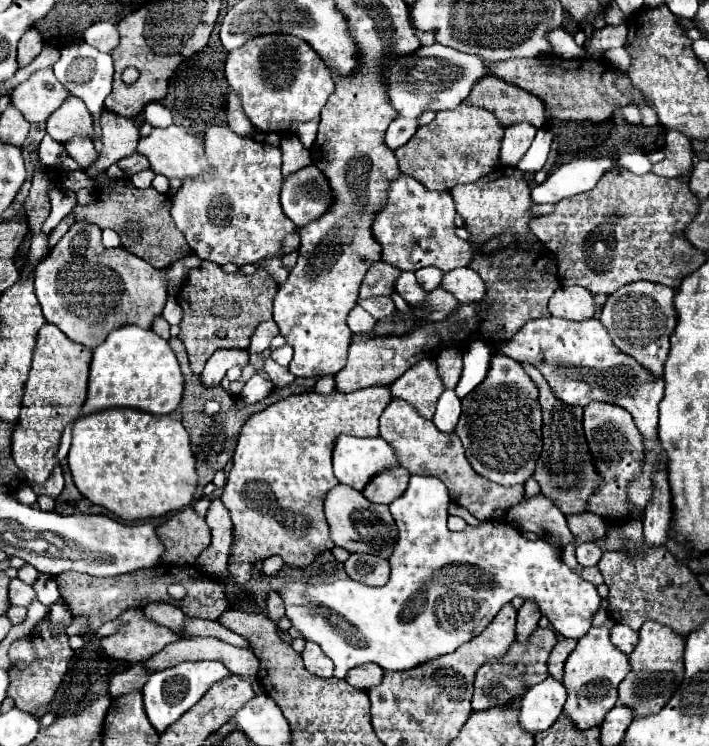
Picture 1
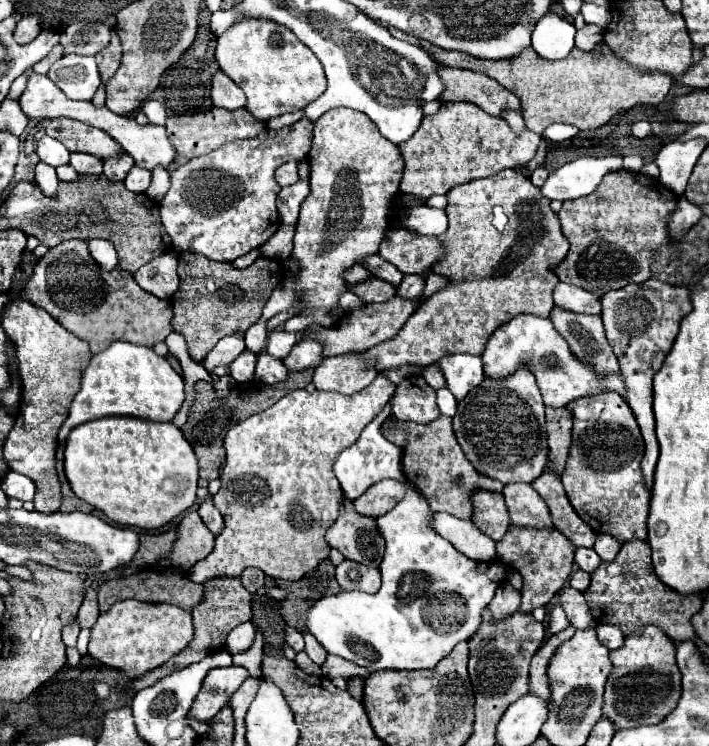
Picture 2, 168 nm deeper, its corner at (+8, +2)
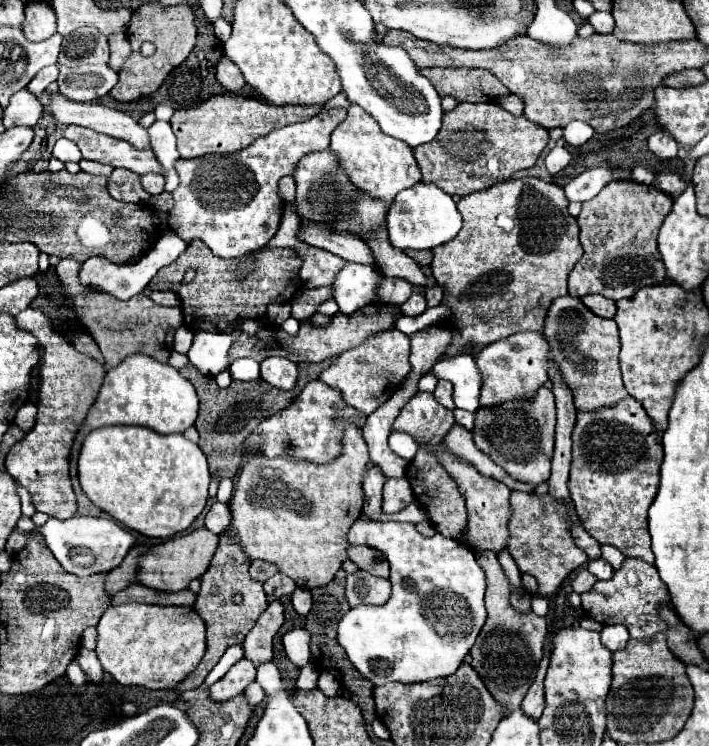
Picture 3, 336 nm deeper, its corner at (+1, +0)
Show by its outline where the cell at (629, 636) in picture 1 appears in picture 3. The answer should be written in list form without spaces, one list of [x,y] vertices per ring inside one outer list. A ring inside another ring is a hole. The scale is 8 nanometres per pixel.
[[[622,624],[604,626],[600,634],[602,634],[602,644],[604,644],[608,650],[612,650],[612,652],[616,652],[616,650],[622,650],[622,648],[626,646],[626,642],[630,640],[630,636],[628,636],[628,630],[626,630]]]

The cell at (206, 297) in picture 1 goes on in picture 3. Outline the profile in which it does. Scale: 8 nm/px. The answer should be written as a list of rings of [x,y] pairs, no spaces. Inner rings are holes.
[[[192,240],[192,244],[186,246],[186,250],[174,260],[170,266],[162,268],[156,276],[156,282],[160,288],[174,288],[176,294],[182,298],[182,312],[184,312],[184,326],[192,328],[194,332],[228,332],[228,328],[244,318],[262,318],[266,316],[266,306],[270,302],[284,302],[290,300],[296,292],[296,286],[300,286],[300,256],[292,252],[292,248],[260,248],[260,252],[250,252],[248,256],[238,256],[232,260],[218,258],[212,254],[212,250],[202,240]],[[186,272],[194,272],[192,280],[186,278]]]

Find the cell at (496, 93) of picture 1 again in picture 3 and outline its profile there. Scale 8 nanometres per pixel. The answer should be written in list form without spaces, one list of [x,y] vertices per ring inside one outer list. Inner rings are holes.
[[[424,68],[422,76],[426,76],[436,92],[444,96],[454,96],[458,102],[490,102],[502,96],[508,96],[508,88],[488,70],[474,70],[474,68]]]

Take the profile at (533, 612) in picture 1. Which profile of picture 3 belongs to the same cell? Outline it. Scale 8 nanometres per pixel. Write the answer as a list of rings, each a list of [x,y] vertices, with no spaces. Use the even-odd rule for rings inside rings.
[[[512,492],[510,508],[512,508],[512,516],[508,522],[508,530],[510,530],[508,550],[516,560],[520,572],[532,574],[538,580],[540,584],[538,594],[548,598],[558,592],[560,584],[572,570],[588,562],[586,552],[580,550],[572,540],[568,506],[550,494],[536,496],[526,492]]]

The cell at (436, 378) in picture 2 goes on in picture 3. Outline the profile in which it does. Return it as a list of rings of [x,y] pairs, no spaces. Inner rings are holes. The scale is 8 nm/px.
[[[438,380],[438,386],[434,390],[434,398],[448,410],[454,410],[454,400],[452,400],[452,382],[448,380]]]

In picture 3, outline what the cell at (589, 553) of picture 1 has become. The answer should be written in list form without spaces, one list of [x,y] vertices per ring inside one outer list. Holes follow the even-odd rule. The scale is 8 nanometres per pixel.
[[[604,558],[590,560],[590,562],[588,562],[588,570],[590,570],[596,578],[600,578],[600,580],[608,580],[608,578],[614,576],[614,568],[612,568]]]

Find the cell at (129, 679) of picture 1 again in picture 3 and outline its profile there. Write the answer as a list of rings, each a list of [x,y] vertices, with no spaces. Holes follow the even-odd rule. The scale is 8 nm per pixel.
[[[224,530],[224,534],[220,536],[216,554],[210,562],[210,568],[200,578],[202,586],[200,586],[200,592],[198,592],[198,598],[194,604],[194,610],[200,614],[200,618],[206,622],[206,628],[208,628],[208,650],[204,654],[202,662],[198,664],[198,668],[184,682],[180,682],[176,686],[176,692],[198,688],[204,682],[206,674],[214,668],[214,664],[218,664],[218,660],[222,658],[226,648],[232,644],[242,644],[246,634],[254,628],[260,614],[266,610],[268,598],[264,594],[262,584],[250,578],[250,574],[248,574],[250,562],[252,560],[248,560],[248,556],[244,556],[244,550],[240,548],[240,544],[236,544],[236,540],[232,540],[232,536],[228,536],[228,530]],[[236,592],[242,594],[242,598],[244,598],[242,604],[232,602]]]

